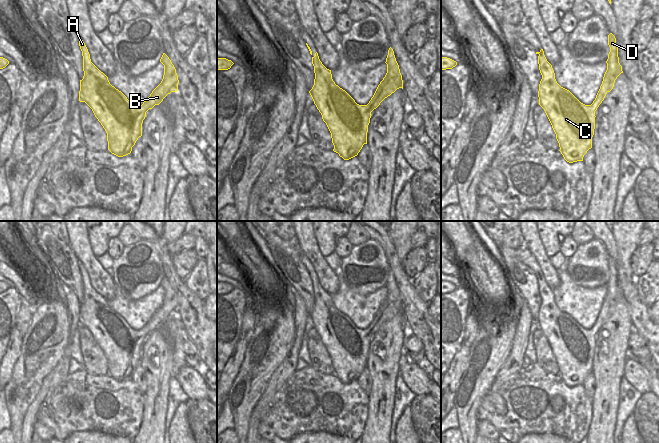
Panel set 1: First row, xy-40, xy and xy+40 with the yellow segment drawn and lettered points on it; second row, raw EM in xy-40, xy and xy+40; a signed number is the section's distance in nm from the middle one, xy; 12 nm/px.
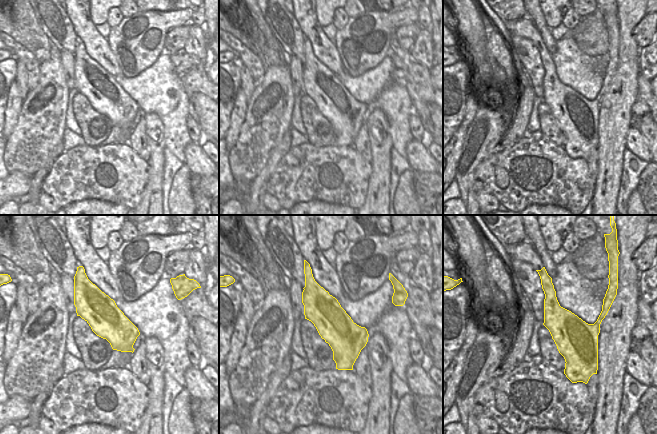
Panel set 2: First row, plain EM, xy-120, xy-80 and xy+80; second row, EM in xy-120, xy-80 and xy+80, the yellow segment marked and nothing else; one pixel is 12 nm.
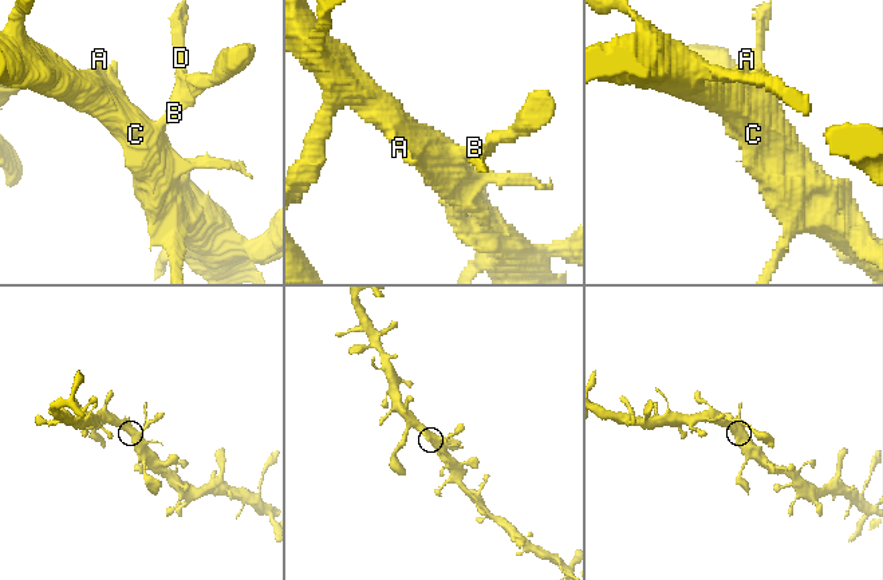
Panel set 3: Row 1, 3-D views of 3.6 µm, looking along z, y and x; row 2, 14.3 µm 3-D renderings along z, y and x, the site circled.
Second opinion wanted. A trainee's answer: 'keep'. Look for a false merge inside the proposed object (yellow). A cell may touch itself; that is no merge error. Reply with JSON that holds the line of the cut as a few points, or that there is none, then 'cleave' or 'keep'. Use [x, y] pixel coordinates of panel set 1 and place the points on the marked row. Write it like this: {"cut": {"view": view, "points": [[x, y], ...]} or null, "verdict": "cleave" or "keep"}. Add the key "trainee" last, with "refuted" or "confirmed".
{"cut": null, "verdict": "keep", "trainee": "confirmed"}

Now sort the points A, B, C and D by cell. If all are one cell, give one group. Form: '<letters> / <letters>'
A B C D

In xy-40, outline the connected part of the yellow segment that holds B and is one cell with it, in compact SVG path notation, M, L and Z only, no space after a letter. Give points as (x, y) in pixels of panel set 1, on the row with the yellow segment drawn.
M79 38L79 46L82 51L84 71L83 79L80 80L79 101L85 102L92 109L95 117L105 129L108 150L118 157L126 156L131 153L132 147L142 136L142 123L146 117L146 112L155 105L159 105L171 92L178 91L179 80L176 69L169 57L163 53L160 59L160 62L164 65L164 75L161 83L142 105L134 106L121 91L110 84L108 77L91 62L88 49L81 38Z

